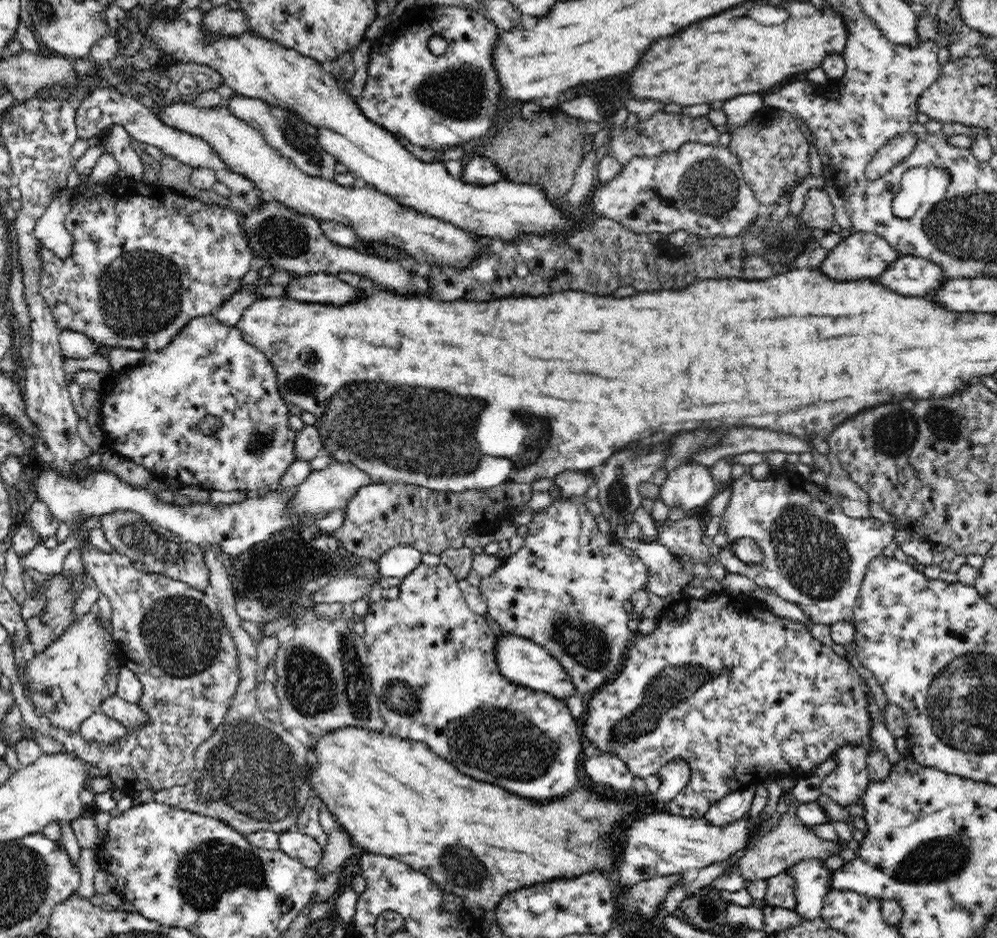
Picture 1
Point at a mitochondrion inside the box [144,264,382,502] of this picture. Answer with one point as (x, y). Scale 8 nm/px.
(300, 384)

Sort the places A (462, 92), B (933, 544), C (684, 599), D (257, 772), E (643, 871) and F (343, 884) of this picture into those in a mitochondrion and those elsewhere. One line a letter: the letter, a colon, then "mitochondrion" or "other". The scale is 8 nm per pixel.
A: mitochondrion
B: other
C: other
D: mitochondrion
E: other
F: other

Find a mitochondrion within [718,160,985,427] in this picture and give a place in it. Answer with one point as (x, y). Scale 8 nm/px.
(780, 243)

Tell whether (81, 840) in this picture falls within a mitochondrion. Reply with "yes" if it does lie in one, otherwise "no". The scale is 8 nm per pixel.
no

